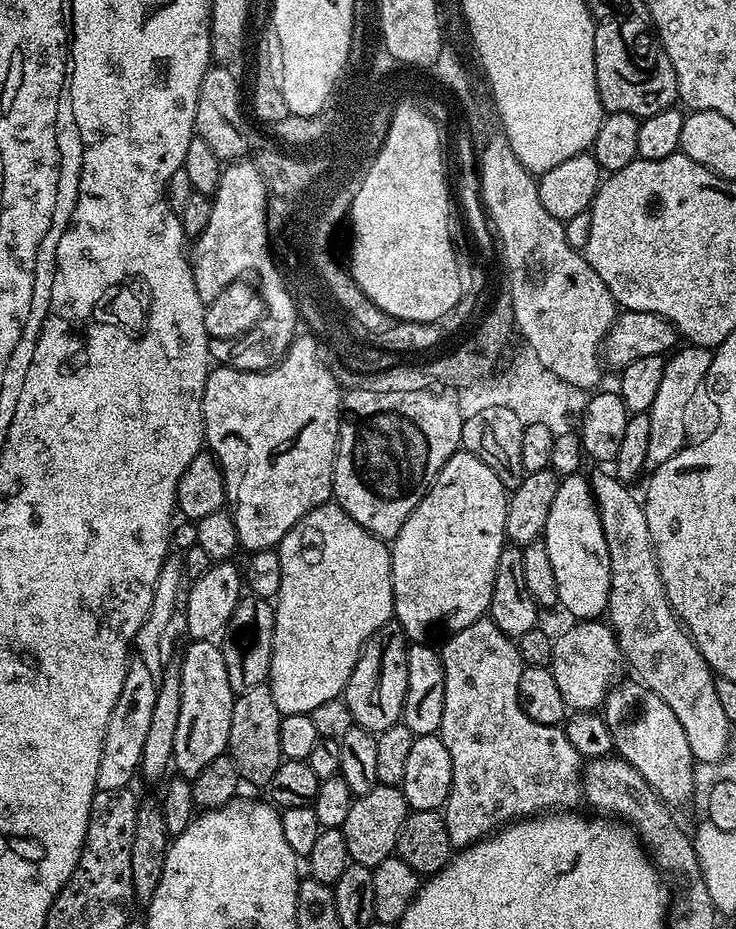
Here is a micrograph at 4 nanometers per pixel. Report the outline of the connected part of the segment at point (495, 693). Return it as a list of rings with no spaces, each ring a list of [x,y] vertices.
[[[481,618],[466,626],[466,630],[451,633],[443,644],[439,654],[446,674],[446,702],[438,735],[446,750],[450,750],[452,763],[452,789],[442,813],[453,849],[469,848],[517,820],[549,810],[568,810],[581,803],[582,757],[578,750],[570,746],[563,727],[534,723],[526,718],[518,702],[518,678],[522,678],[526,665],[516,649],[516,640],[498,630],[492,619]]]

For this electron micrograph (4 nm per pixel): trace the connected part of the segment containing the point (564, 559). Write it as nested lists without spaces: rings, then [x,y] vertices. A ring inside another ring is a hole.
[[[565,475],[561,479],[542,537],[546,554],[550,554],[554,579],[558,581],[559,607],[576,616],[572,618],[577,621],[603,617],[610,598],[610,554],[606,550],[606,538],[602,534],[589,477],[582,475]]]

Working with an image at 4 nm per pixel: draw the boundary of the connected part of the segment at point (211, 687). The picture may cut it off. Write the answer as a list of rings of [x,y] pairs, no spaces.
[[[215,639],[192,640],[178,662],[181,676],[181,709],[178,713],[178,728],[174,735],[171,763],[179,775],[194,777],[214,758],[225,755],[230,738],[230,718],[234,710],[237,693],[232,691],[230,678],[226,674],[226,658],[223,647]]]

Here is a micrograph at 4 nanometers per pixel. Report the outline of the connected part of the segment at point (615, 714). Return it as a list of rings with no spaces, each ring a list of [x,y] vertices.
[[[625,679],[617,683],[605,698],[602,715],[606,726],[610,726],[610,738],[615,755],[630,762],[642,778],[653,790],[664,799],[669,806],[684,804],[692,796],[692,787],[696,784],[696,776],[692,773],[694,761],[690,742],[686,742],[686,730],[682,730],[682,722],[678,722],[674,710],[658,698],[643,684],[635,679]]]

